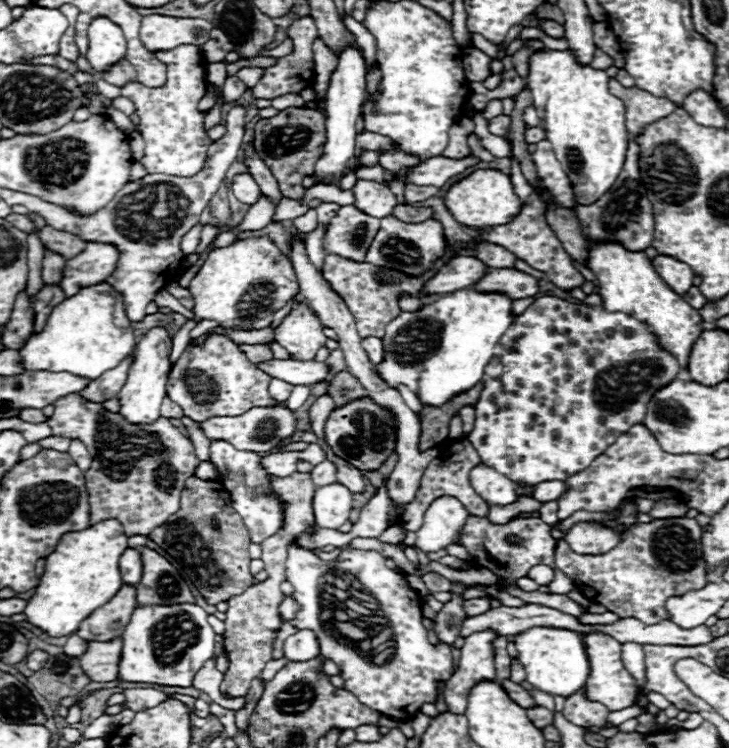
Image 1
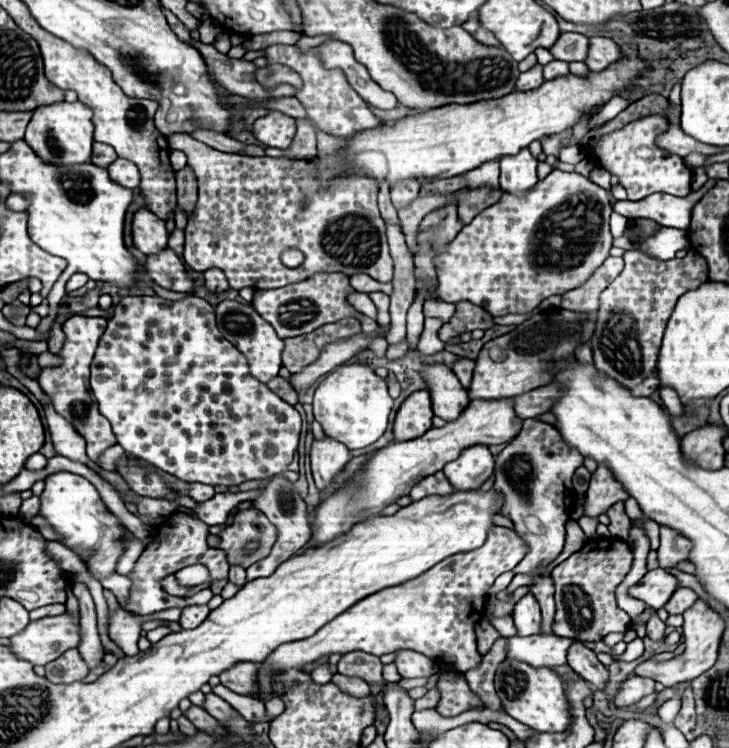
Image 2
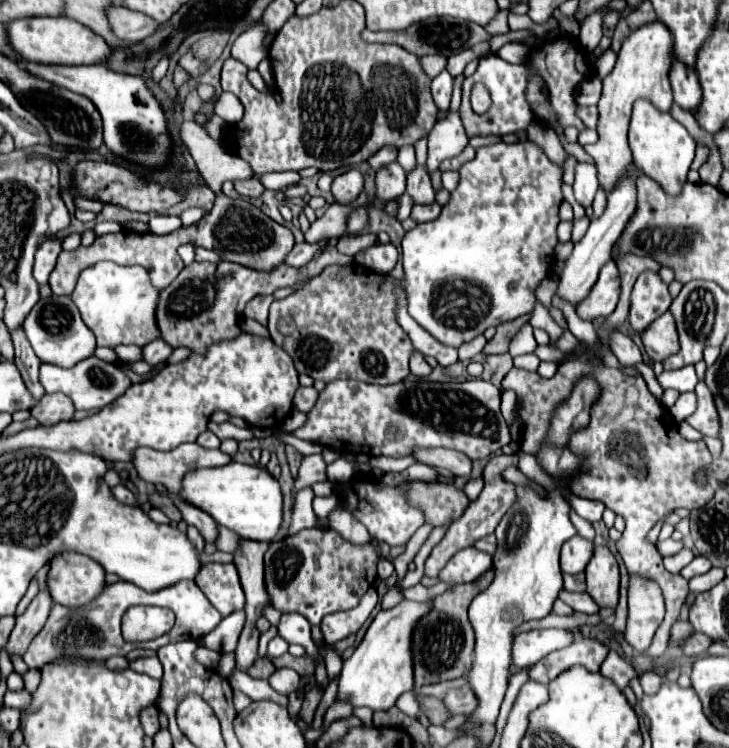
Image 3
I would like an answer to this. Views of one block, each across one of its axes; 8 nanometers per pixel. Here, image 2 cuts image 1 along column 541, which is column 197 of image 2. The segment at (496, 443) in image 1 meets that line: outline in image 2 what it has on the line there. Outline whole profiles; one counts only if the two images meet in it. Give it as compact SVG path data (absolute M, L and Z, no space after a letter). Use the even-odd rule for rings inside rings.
M126 296L126 298L122 298L122 302L118 306L114 306L114 316L108 320L106 332L100 338L100 344L98 344L94 362L92 362L90 388L100 404L102 416L106 416L112 424L118 444L126 452L134 454L136 458L142 458L142 460L150 462L152 466L156 466L168 474L174 474L176 478L180 478L184 482L202 482L202 484L210 484L210 486L238 486L248 480L272 478L272 476L282 474L288 468L288 464L292 462L292 458L298 450L298 438L300 438L300 428L302 428L300 414L294 410L294 406L286 404L274 392L270 392L266 384L262 384L260 380L250 376L246 356L236 346L232 346L228 340L224 340L220 336L220 330L214 320L214 308L206 300L196 298L196 296L188 296L178 302L164 300L158 296Z

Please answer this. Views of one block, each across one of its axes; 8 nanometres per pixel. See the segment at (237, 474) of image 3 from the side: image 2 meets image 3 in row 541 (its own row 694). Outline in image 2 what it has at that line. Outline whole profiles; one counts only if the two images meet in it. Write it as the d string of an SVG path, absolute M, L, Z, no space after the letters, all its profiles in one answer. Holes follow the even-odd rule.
M492 528L488 540L482 548L476 548L476 552L450 556L416 580L366 596L324 624L324 628L320 628L314 636L278 646L264 662L258 664L258 694L264 696L264 700L272 696L272 676L292 668L304 668L322 656L348 654L356 650L374 656L384 656L396 650L414 650L432 660L450 660L456 664L458 672L464 674L482 660L476 650L474 626L484 616L488 590L494 580L512 570L528 554L528 550L528 544L510 528Z

